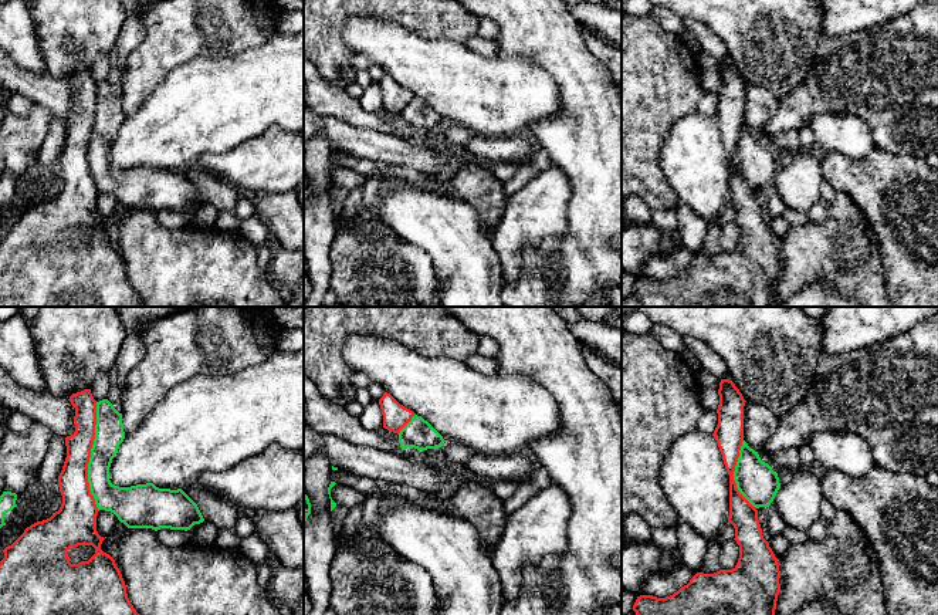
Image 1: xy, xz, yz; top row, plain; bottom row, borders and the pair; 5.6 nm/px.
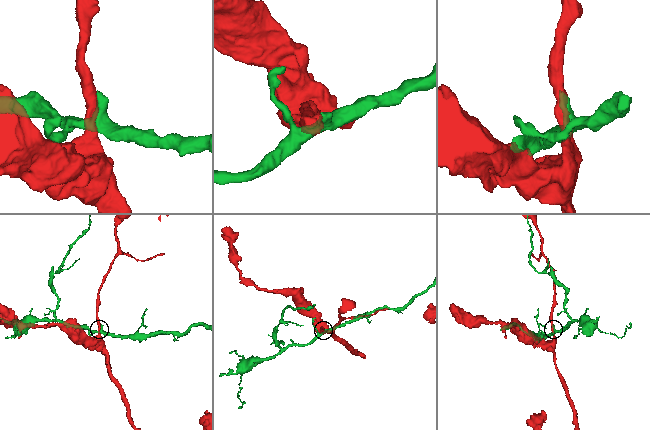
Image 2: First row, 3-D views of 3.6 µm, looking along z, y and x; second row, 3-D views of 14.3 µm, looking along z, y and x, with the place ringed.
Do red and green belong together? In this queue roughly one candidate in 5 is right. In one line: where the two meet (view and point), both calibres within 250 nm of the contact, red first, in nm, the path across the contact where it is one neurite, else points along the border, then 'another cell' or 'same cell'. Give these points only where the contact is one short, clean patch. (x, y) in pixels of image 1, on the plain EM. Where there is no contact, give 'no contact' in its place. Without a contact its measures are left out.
contact xy (90, 138); calibres 170 and 160 nm; another cell

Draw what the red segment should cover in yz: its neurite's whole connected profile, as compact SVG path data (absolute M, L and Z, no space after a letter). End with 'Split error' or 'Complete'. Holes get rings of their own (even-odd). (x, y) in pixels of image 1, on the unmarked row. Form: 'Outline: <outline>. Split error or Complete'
Outline: M729 61L719 64L718 107L712 115L729 156L729 199L739 227L739 240L732 251L714 256L697 254L687 267L666 280L637 278L633 293L641 307L775 307L776 283L780 273L779 244L769 224L762 217L758 192L736 170L735 148L744 124L745 81Z. Complete

